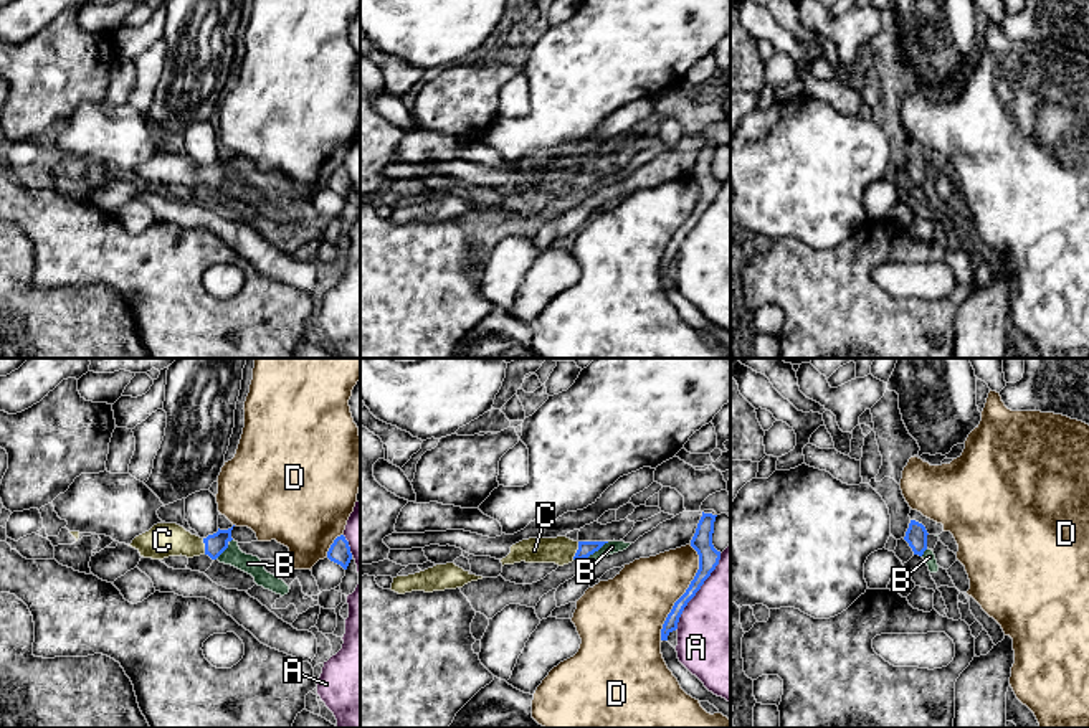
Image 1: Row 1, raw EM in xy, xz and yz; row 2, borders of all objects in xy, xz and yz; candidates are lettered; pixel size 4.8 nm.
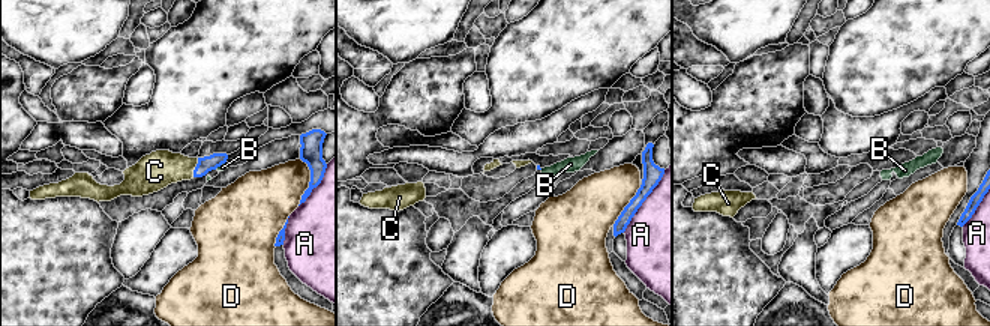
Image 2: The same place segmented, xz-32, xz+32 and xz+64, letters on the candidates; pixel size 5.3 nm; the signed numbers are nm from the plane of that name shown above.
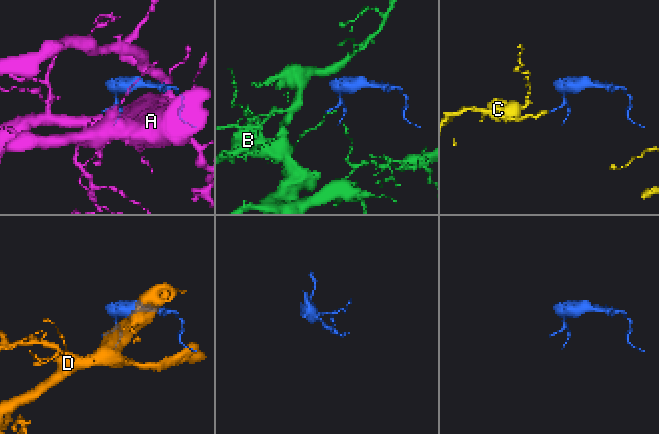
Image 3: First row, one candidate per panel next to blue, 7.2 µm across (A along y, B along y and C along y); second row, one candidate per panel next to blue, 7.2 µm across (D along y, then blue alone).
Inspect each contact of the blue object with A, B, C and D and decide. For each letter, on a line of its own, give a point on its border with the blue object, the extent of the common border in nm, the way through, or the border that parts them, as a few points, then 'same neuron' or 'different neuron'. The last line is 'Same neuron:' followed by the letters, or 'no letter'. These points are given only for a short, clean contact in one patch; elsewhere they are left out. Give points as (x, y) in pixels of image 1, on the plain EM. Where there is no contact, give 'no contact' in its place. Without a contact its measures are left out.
A: meets blue in xz at (698, 220); contact 440 nm long; different neuron
B: meets blue in xz at (597, 180); contact 140 nm long; border along xz (608, 172), (587, 189); different neuron
C: meets blue in xz at (577, 180); contact 90 nm long; runs through xz (585, 179), (577, 180), (561, 180); same neuron
D: meets blue in xz at (684, 223); contact 480 nm long; different neuron
Same neuron: C

